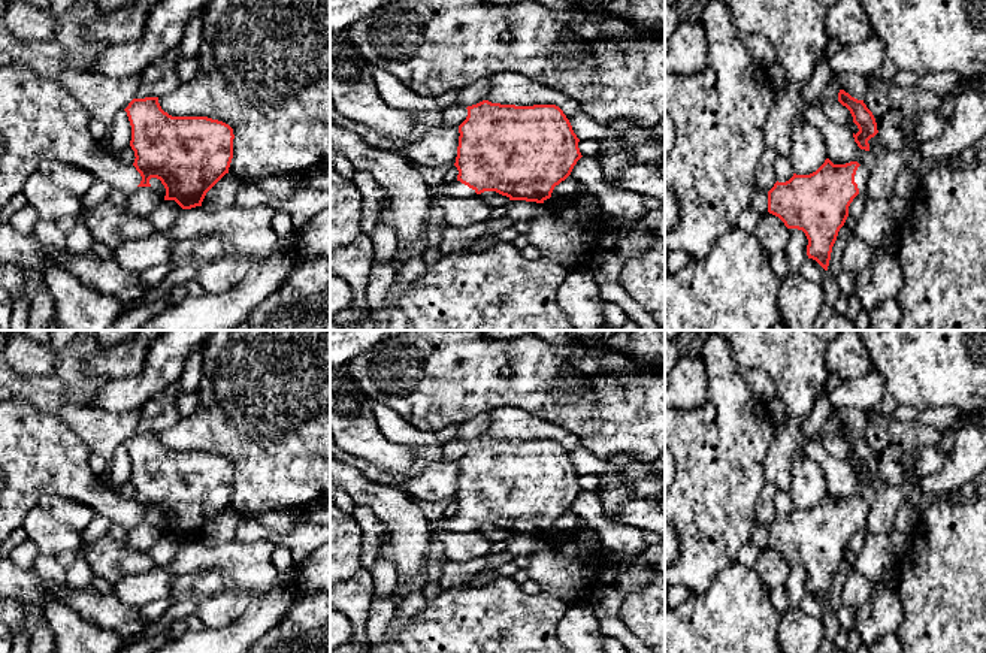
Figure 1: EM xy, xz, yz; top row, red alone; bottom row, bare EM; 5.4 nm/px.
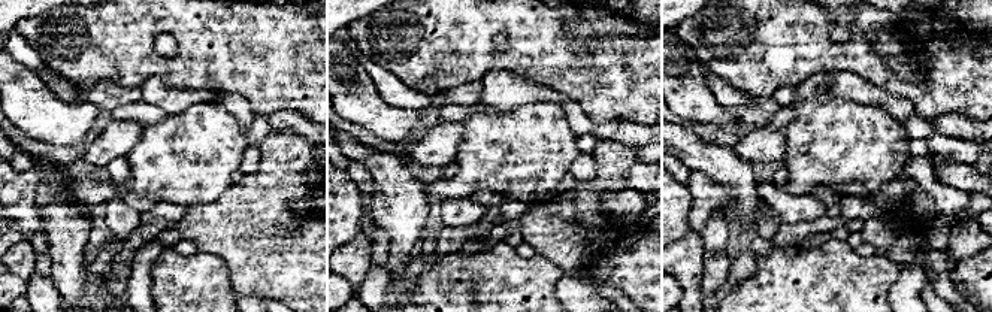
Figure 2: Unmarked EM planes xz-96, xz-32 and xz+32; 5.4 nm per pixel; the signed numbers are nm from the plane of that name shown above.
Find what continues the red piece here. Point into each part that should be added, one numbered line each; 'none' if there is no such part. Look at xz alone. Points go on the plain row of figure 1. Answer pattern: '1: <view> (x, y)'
1: xz (456, 523)

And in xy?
1: xy (39, 455)

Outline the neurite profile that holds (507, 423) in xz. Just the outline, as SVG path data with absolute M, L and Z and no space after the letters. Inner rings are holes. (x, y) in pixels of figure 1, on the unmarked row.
M502 406L489 411L490 426L487 435L500 439L533 441L533 439L556 439L568 454L571 454L580 444L580 439L550 424L523 409L512 406Z

